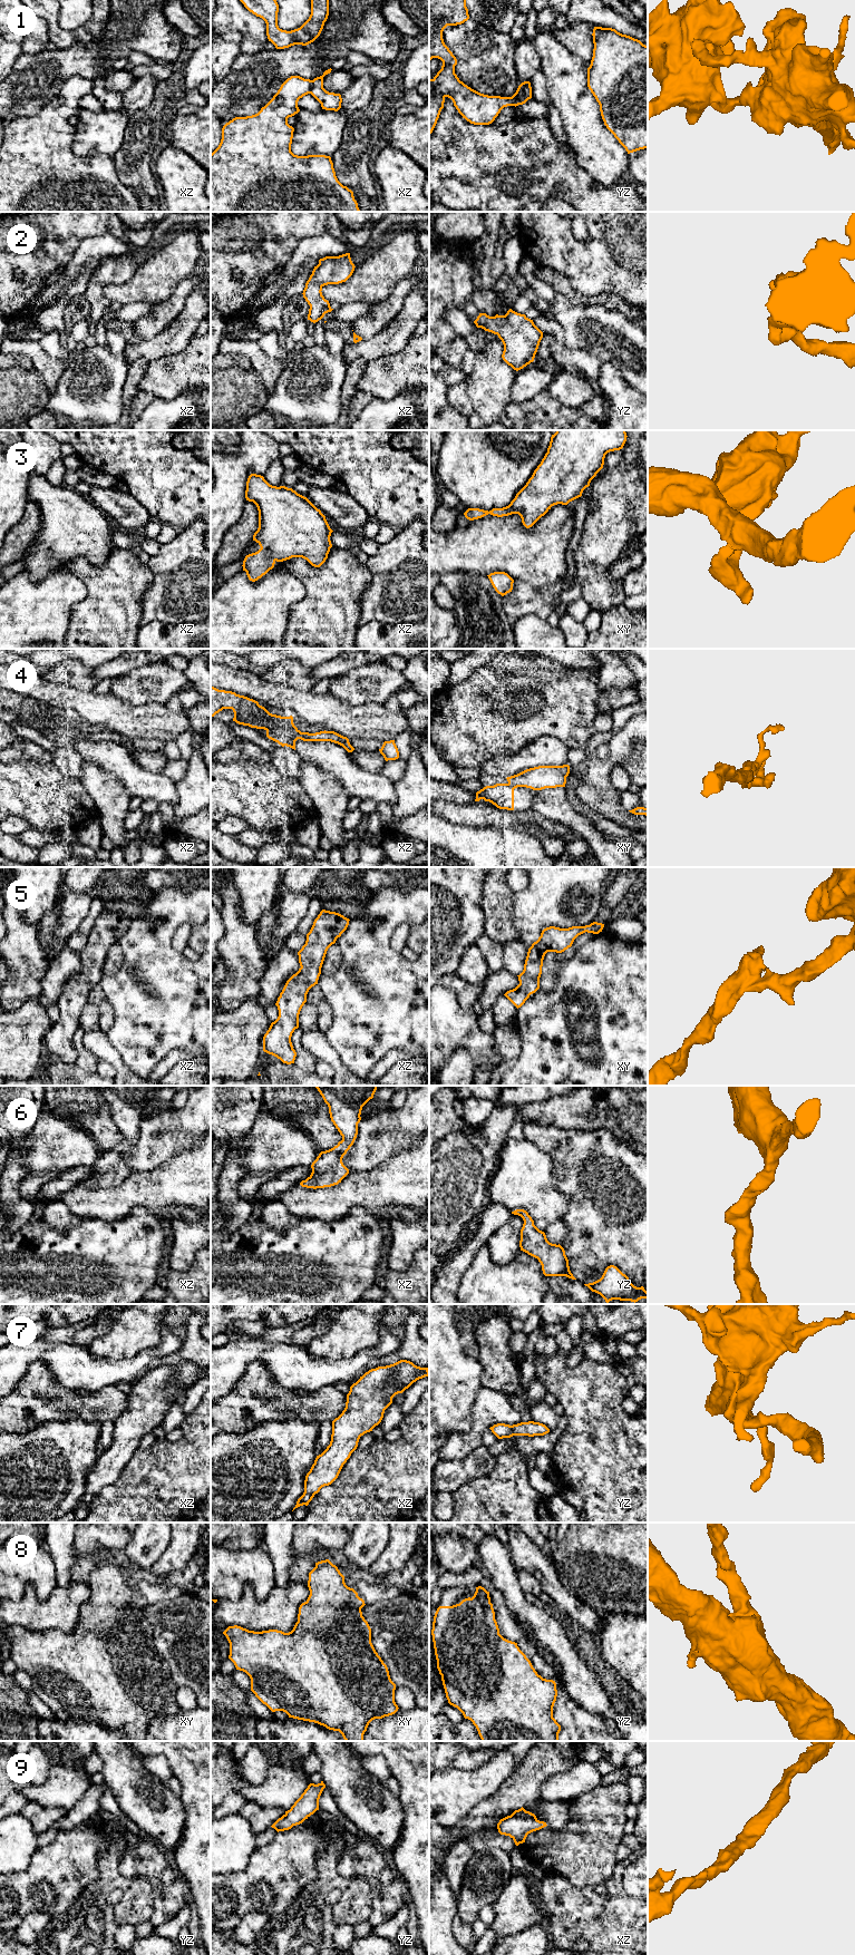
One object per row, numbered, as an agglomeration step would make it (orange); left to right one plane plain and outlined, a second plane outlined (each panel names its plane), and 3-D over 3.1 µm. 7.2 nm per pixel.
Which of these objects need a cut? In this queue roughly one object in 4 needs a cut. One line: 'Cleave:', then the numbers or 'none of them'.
Cleave: 1, 4

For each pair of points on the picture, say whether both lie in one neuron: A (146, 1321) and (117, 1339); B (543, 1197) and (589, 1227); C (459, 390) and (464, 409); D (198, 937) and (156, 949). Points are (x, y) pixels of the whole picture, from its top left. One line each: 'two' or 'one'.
A: one
B: two
C: one
D: two

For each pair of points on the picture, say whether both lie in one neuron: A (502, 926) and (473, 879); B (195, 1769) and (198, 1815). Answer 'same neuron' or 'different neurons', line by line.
A: different neurons
B: same neuron

